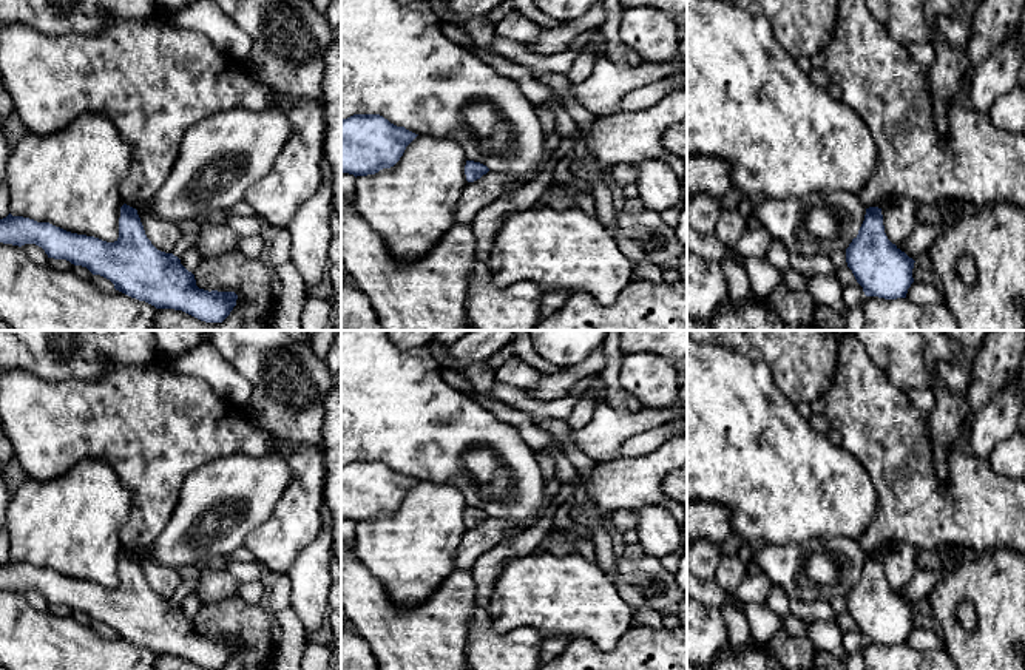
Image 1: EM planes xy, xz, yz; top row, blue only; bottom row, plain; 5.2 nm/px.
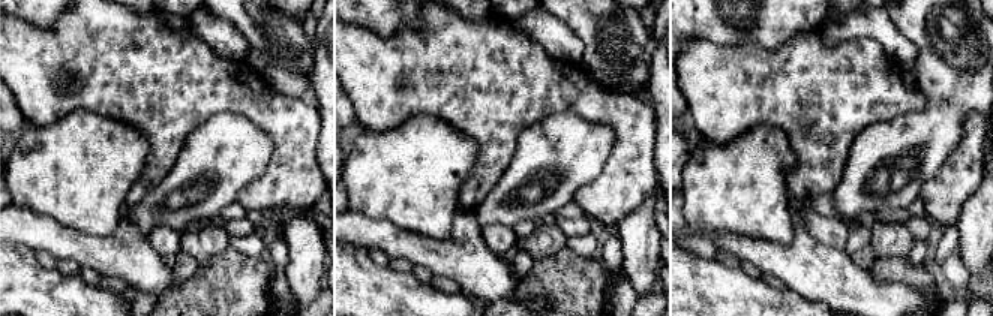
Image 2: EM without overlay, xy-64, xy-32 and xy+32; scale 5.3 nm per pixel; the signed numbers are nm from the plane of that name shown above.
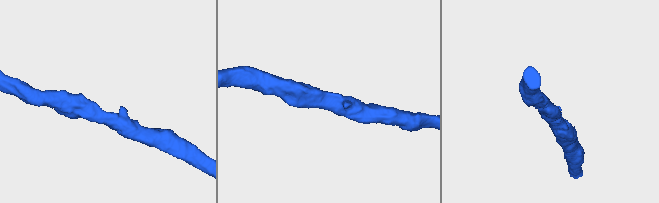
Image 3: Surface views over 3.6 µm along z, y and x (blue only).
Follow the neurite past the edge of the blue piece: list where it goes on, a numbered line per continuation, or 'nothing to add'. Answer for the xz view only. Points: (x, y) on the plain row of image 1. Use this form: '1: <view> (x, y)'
nothing to add

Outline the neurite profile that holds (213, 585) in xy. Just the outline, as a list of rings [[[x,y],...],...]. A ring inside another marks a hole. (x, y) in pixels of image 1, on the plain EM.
[[[205,568],[198,579],[196,594],[207,602],[218,602],[238,594],[241,582],[227,570]]]

